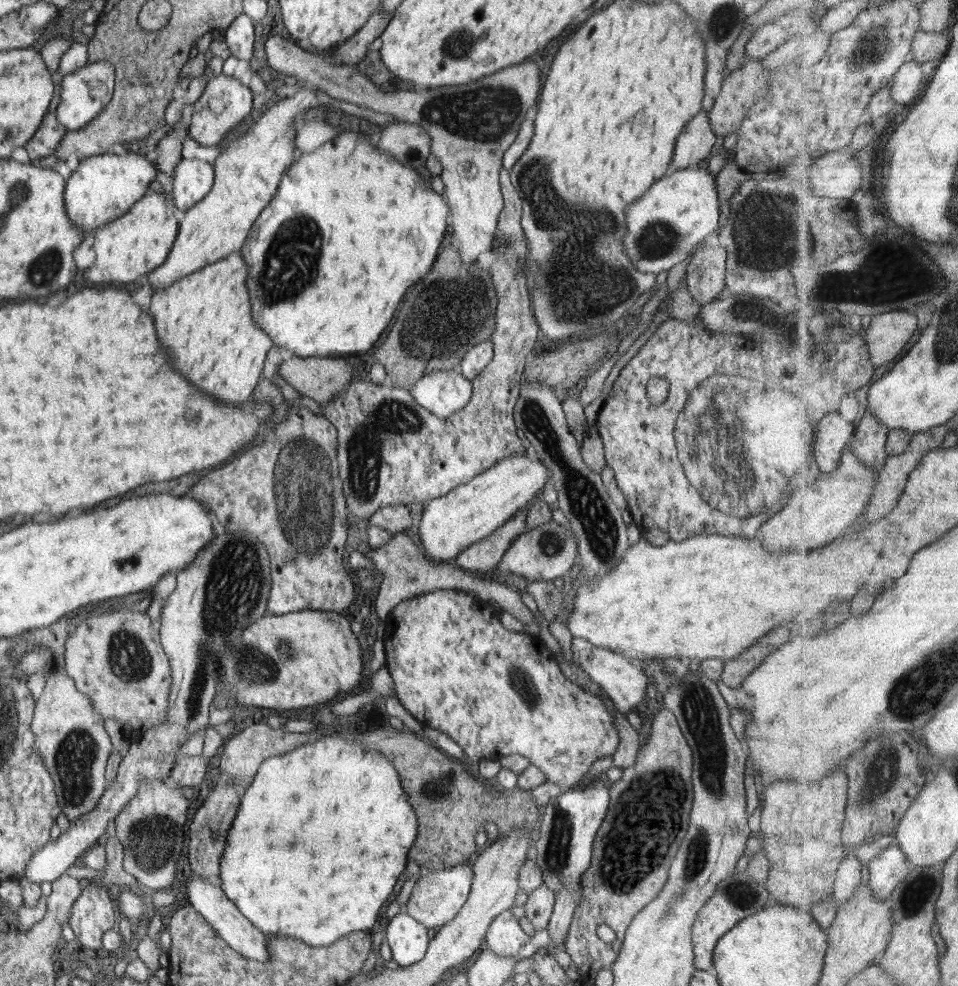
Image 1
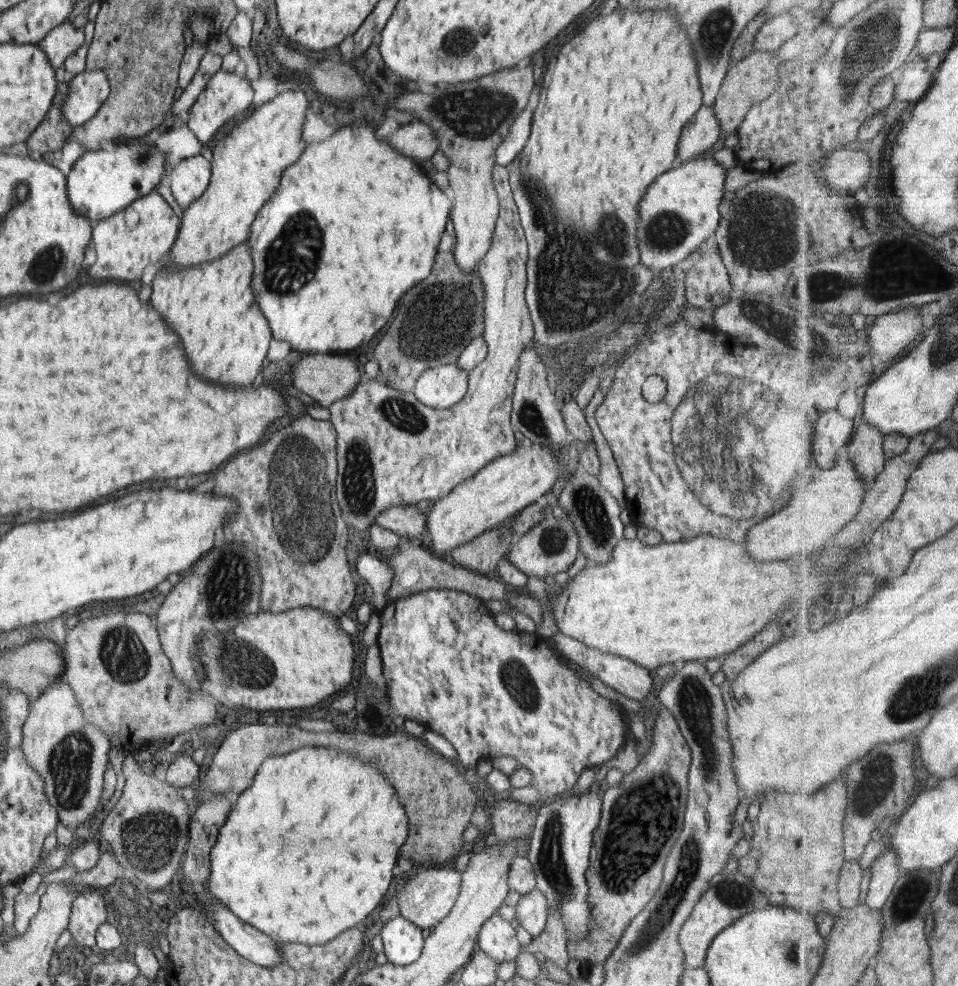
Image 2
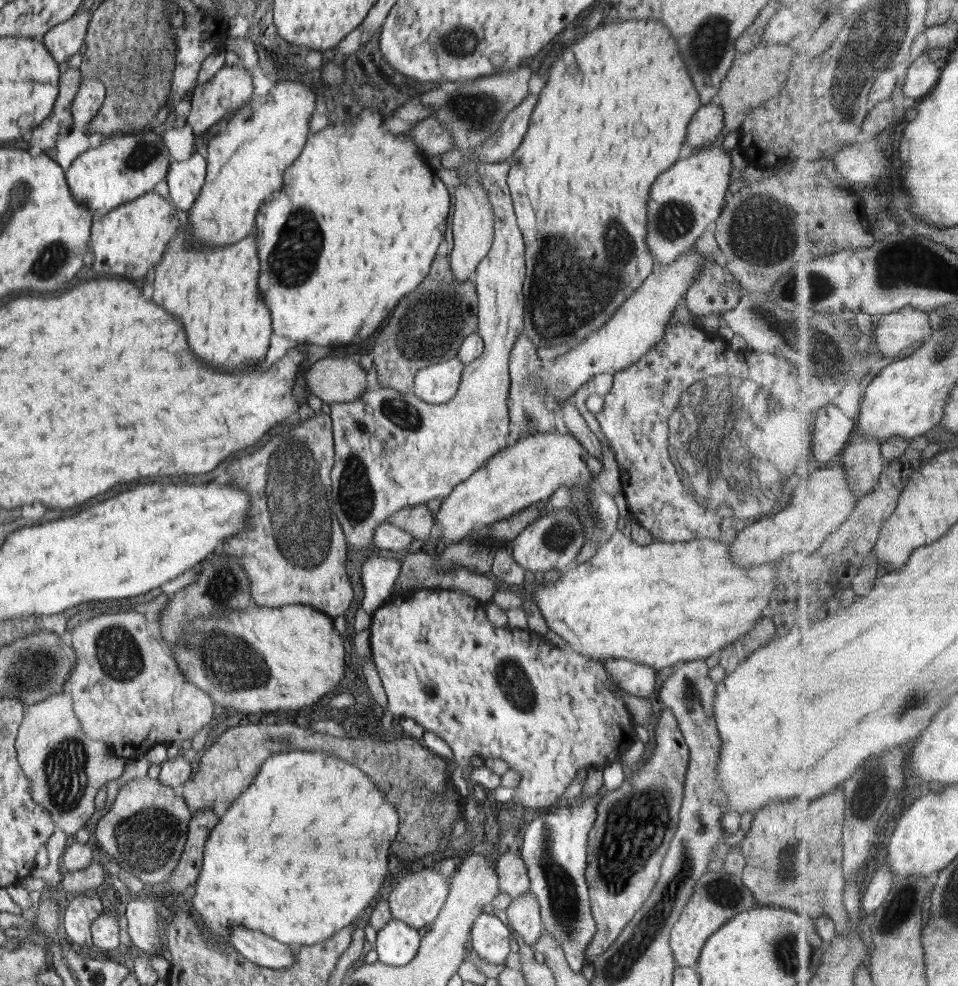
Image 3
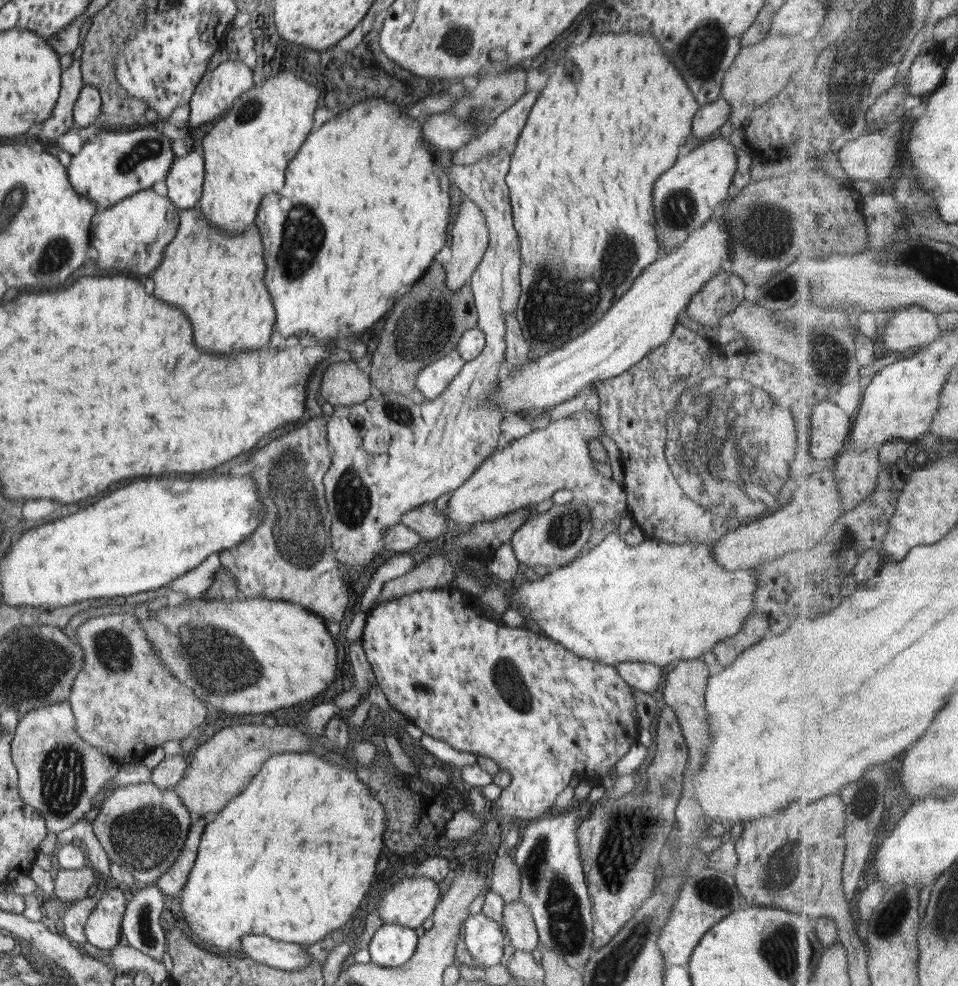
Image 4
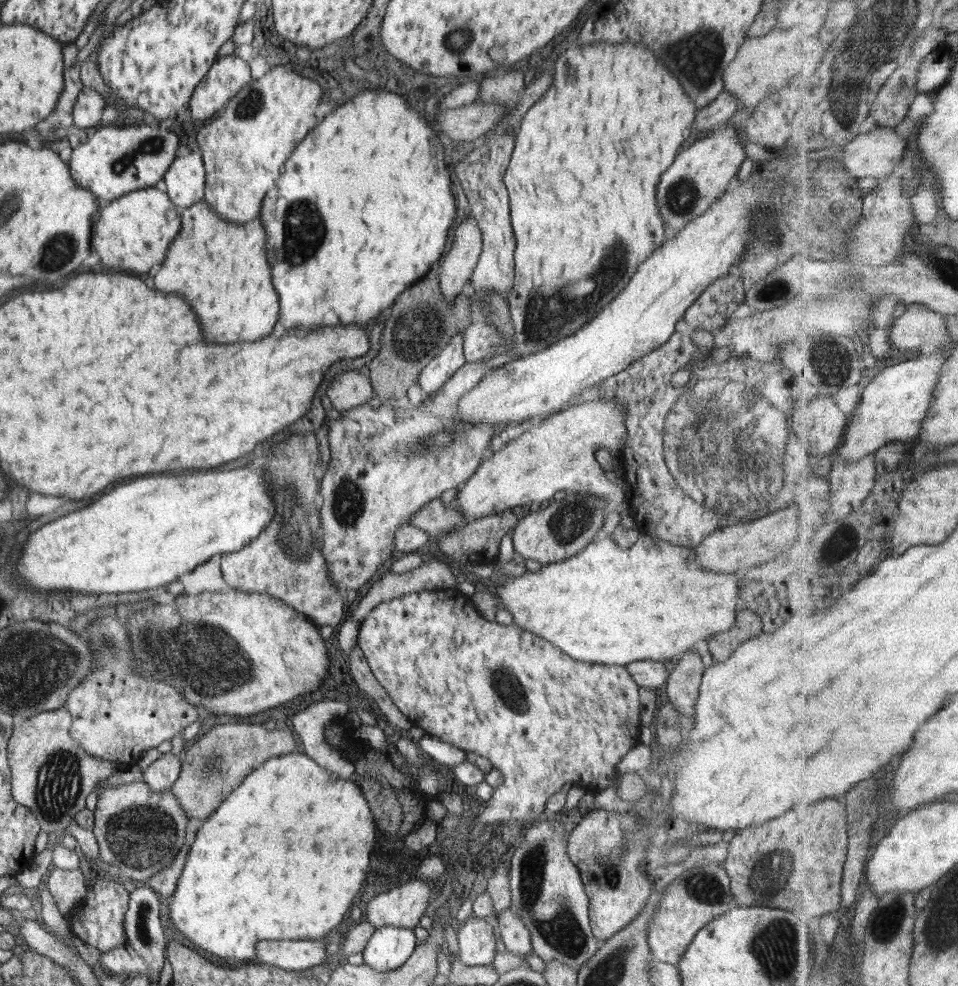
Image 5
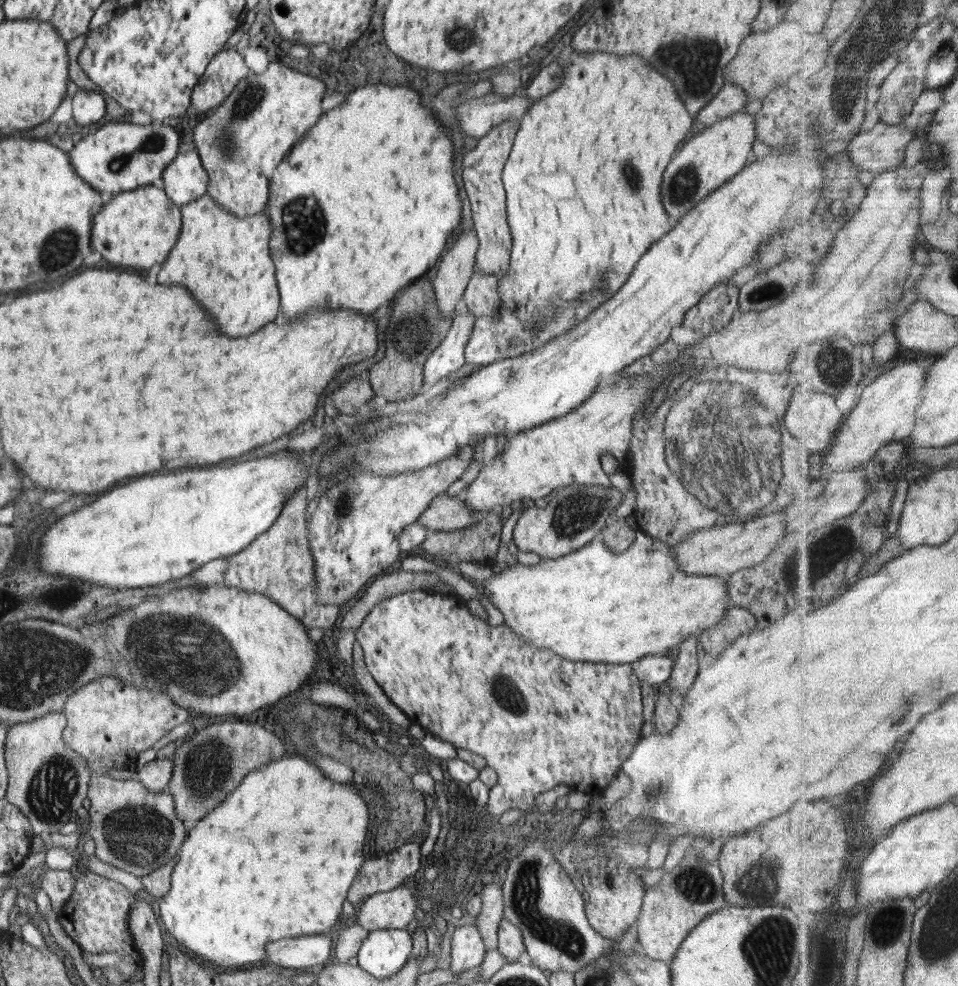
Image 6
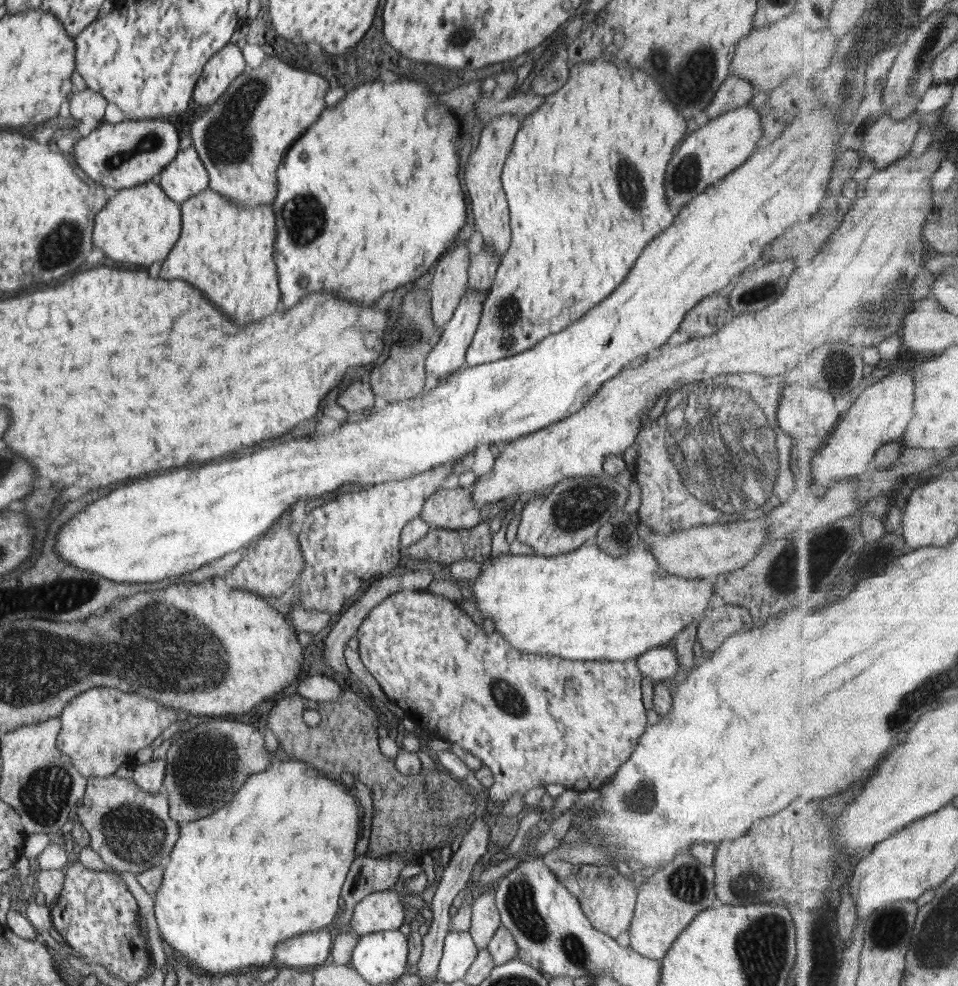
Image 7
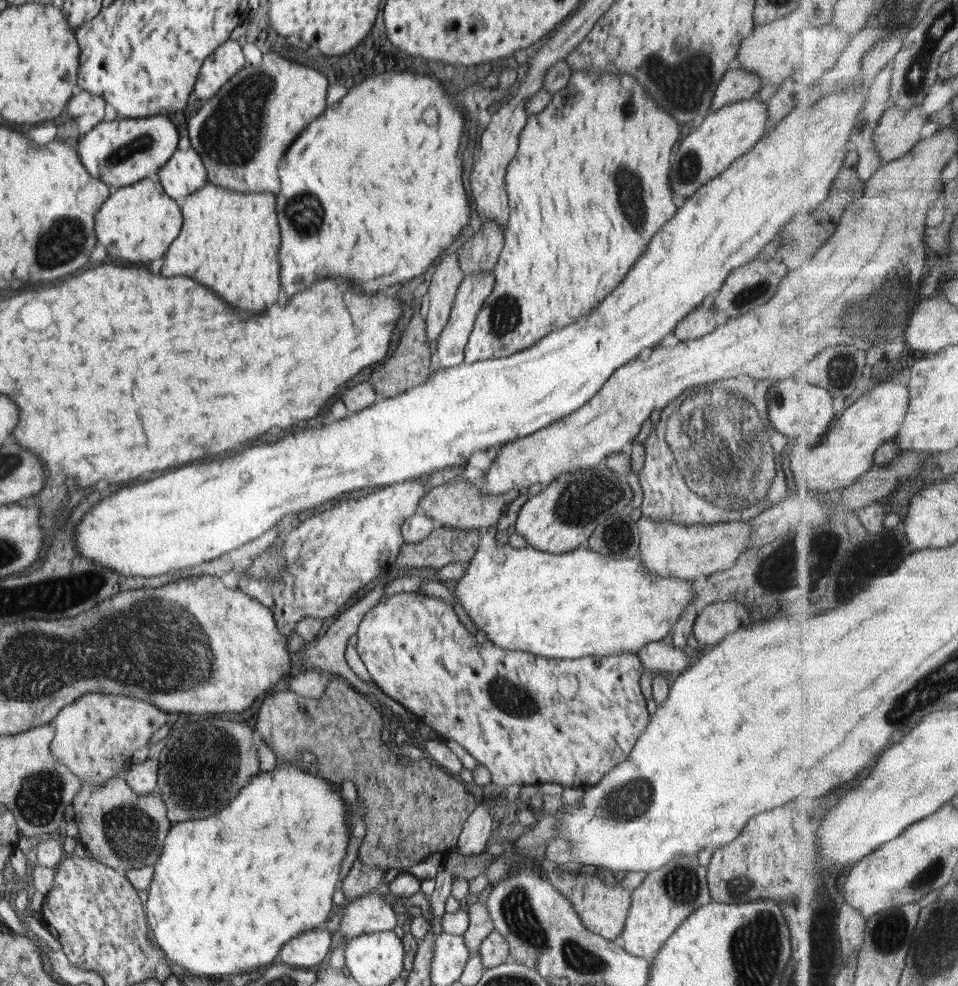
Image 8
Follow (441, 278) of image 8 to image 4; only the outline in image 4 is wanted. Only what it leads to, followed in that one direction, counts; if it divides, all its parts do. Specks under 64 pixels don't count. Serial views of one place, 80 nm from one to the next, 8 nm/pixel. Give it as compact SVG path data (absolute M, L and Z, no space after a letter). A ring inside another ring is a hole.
M462 197L460 212L456 214L456 220L452 225L452 236L454 237L452 247L444 257L446 280L449 289L463 290L464 286L470 282L473 272L480 264L486 248L488 247L489 230L484 214L480 208L474 204L470 198Z

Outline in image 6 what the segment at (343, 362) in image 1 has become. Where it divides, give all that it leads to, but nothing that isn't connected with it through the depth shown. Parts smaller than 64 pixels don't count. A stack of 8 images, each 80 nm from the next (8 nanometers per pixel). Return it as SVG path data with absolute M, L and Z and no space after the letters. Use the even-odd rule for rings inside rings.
M351 378L349 382L337 388L331 398L335 407L344 414L353 415L366 409L366 404L374 398L373 388L360 378Z

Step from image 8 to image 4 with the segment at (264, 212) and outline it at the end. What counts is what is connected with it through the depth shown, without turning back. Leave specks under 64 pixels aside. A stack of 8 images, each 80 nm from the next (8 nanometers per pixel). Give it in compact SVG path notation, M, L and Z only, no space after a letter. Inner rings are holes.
M199 206L179 210L179 230L166 246L163 259L151 276L155 284L153 295L186 312L194 328L194 342L200 350L232 354L264 348L270 342L272 330L275 329L276 311L264 284L266 266L262 260L262 246L262 237L255 224L242 234L230 236L211 226L200 213Z

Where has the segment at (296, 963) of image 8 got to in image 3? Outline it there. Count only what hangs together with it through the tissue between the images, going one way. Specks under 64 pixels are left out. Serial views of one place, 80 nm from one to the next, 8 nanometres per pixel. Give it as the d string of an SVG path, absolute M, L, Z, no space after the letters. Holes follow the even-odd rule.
M235 926L229 930L228 944L246 960L261 967L285 969L294 961L292 946L248 927Z

